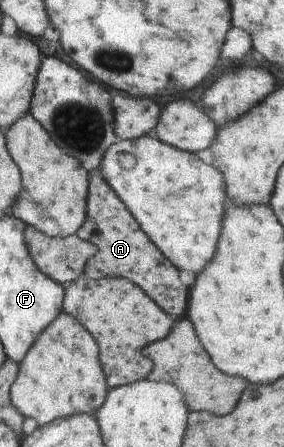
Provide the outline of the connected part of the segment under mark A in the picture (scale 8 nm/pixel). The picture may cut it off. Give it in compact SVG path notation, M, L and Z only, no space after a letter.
M99 176L88 177L86 213L87 218L76 235L94 244L98 250L85 264L83 275L93 280L109 276L126 278L146 292L171 318L183 316L187 310L189 288L179 279L178 268L149 240L125 204Z

